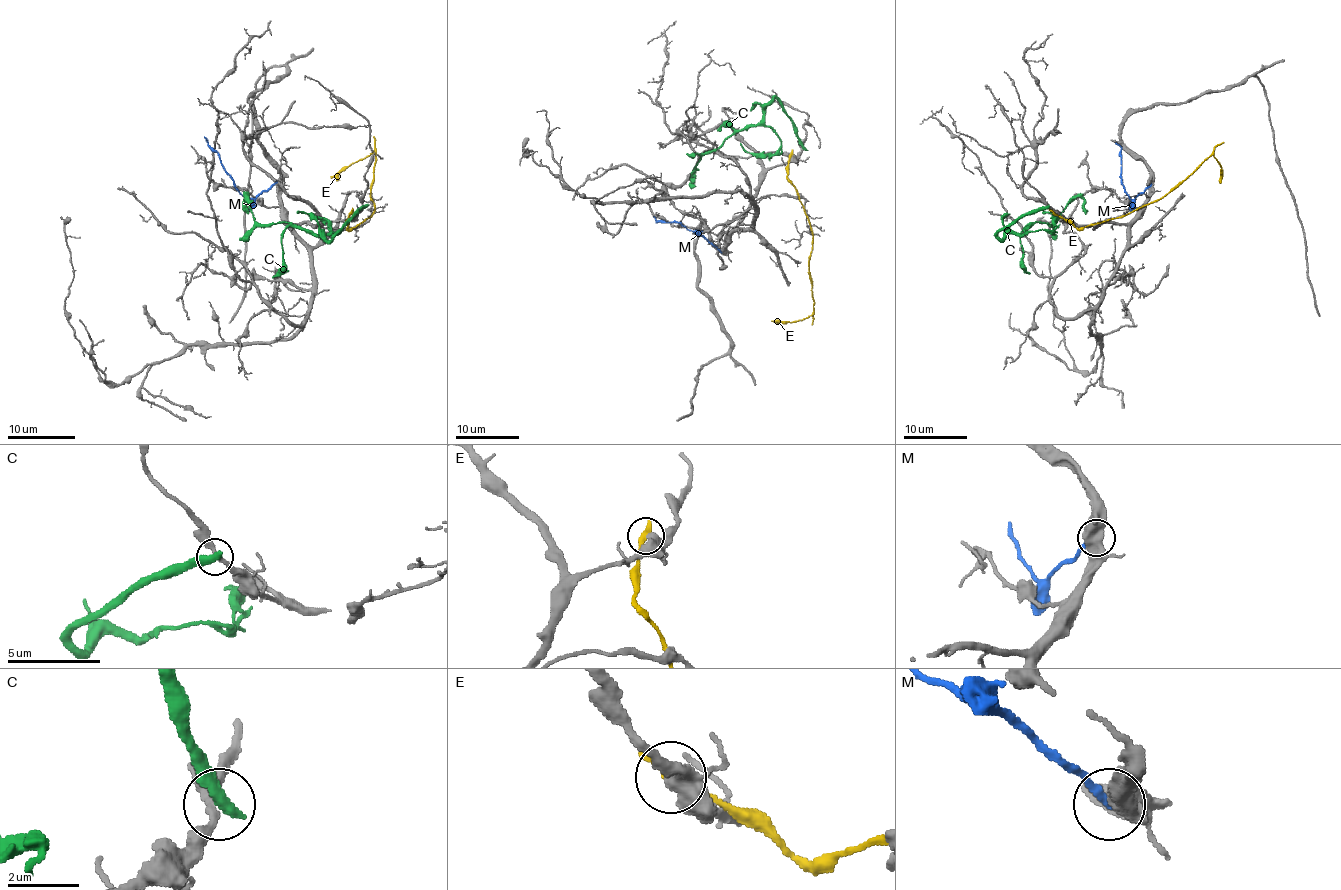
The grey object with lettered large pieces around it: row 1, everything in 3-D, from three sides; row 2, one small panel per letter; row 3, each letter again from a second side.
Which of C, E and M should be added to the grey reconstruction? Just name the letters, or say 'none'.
none

